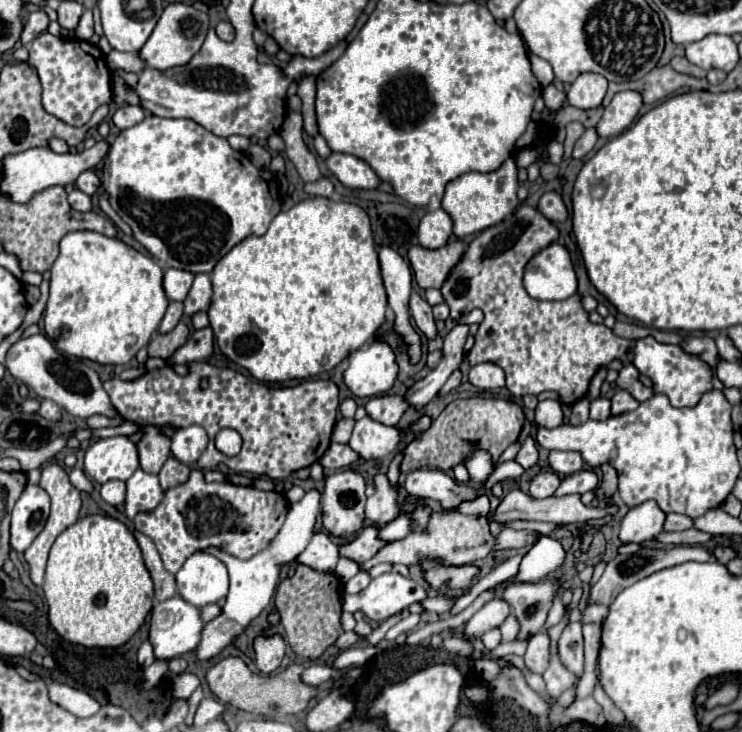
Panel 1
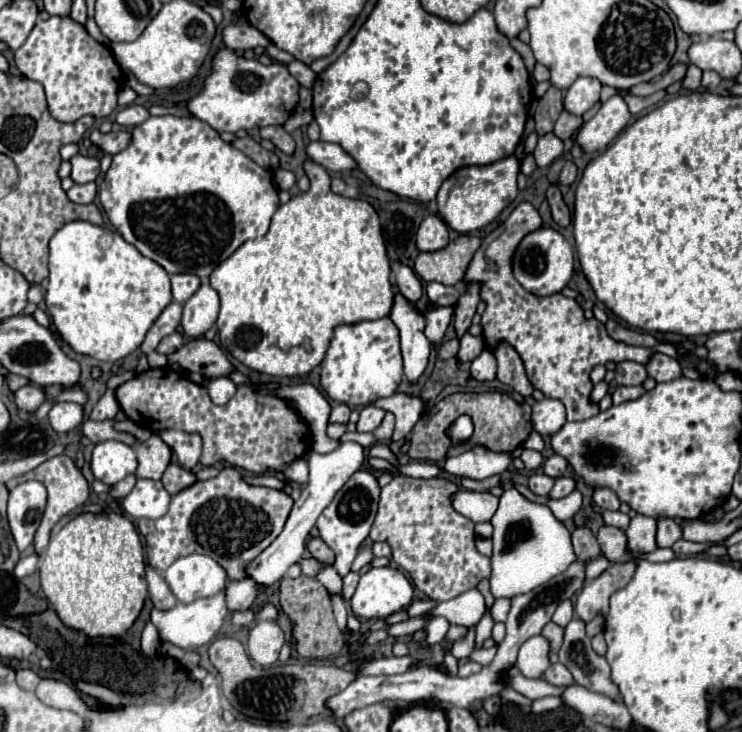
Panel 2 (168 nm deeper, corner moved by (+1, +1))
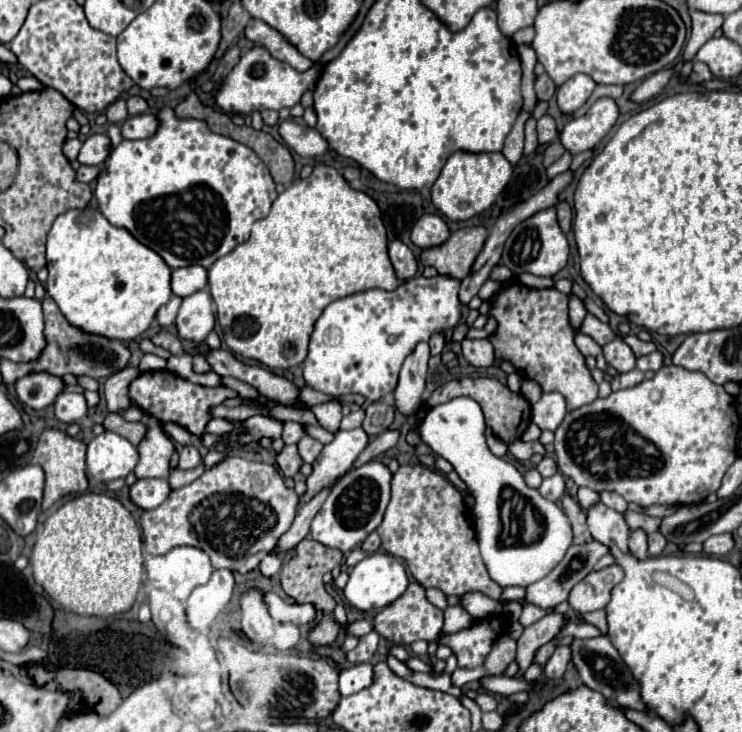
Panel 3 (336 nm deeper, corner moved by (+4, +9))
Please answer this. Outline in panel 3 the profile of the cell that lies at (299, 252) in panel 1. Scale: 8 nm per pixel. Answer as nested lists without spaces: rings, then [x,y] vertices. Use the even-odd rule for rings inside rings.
[[[317,165],[307,179],[301,179],[301,181],[293,183],[289,189],[285,189],[275,199],[275,203],[271,207],[271,213],[265,219],[259,219],[253,225],[251,237],[245,243],[237,245],[225,257],[217,259],[211,265],[211,269],[207,271],[209,273],[209,293],[211,293],[211,297],[217,305],[217,319],[219,319],[219,325],[221,325],[221,331],[223,331],[223,341],[227,343],[227,347],[233,353],[237,353],[245,359],[255,359],[255,361],[267,365],[269,369],[295,367],[295,365],[305,361],[309,339],[311,339],[311,333],[315,329],[315,321],[321,317],[323,309],[329,303],[333,303],[337,299],[343,299],[343,297],[349,297],[349,295],[355,295],[355,293],[361,293],[361,291],[369,291],[369,289],[385,289],[385,291],[397,289],[401,285],[401,281],[395,277],[395,271],[393,271],[391,261],[387,257],[387,235],[385,235],[385,225],[383,225],[379,215],[381,215],[381,211],[379,211],[377,203],[369,195],[365,195],[363,191],[351,189],[349,183],[343,179],[343,175],[335,167],[329,167],[329,165]]]

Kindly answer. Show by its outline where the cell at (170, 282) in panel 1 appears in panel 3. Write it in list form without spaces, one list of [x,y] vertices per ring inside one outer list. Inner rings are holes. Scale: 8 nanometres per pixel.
[[[189,265],[183,269],[173,269],[171,273],[171,289],[179,297],[187,297],[207,285],[207,269],[199,265]]]

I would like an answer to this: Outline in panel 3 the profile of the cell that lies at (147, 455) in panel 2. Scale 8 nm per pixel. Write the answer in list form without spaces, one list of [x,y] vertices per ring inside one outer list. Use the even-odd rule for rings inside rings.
[[[149,419],[147,435],[139,443],[139,463],[135,467],[137,479],[169,477],[169,459],[175,451],[171,439],[165,435],[163,425],[157,419]]]

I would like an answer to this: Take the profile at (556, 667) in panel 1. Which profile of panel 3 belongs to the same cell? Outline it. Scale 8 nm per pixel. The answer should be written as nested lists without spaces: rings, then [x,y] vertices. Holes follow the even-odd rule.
[[[557,647],[551,659],[543,667],[543,675],[547,679],[561,679],[569,663],[569,647]]]

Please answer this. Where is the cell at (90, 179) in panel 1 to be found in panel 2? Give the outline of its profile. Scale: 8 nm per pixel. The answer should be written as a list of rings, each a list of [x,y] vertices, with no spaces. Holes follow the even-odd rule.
[[[76,155],[72,157],[72,179],[74,183],[90,183],[100,175],[100,161],[96,157]]]

